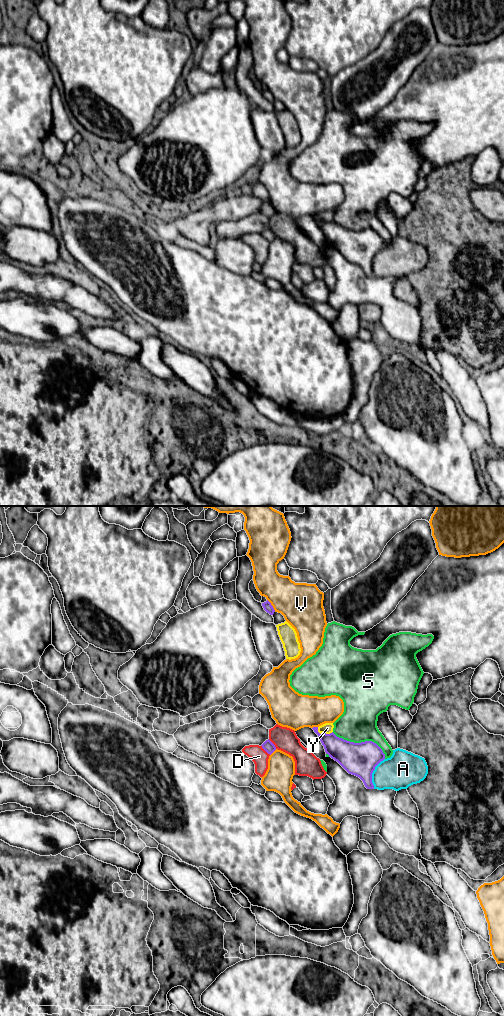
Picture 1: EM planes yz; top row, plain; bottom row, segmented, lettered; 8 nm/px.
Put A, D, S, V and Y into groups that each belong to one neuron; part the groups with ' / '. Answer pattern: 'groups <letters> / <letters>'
groups A / D Y / S / V

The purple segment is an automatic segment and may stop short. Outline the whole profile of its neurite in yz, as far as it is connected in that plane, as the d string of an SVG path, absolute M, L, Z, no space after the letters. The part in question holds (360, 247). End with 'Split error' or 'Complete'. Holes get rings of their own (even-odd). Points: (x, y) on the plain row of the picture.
M318 215L312 216L318 223L326 242L337 249L349 262L359 265L367 277L374 277L372 261L375 255L385 247L382 237L372 229L354 231L330 222L318 220Z. Complete

